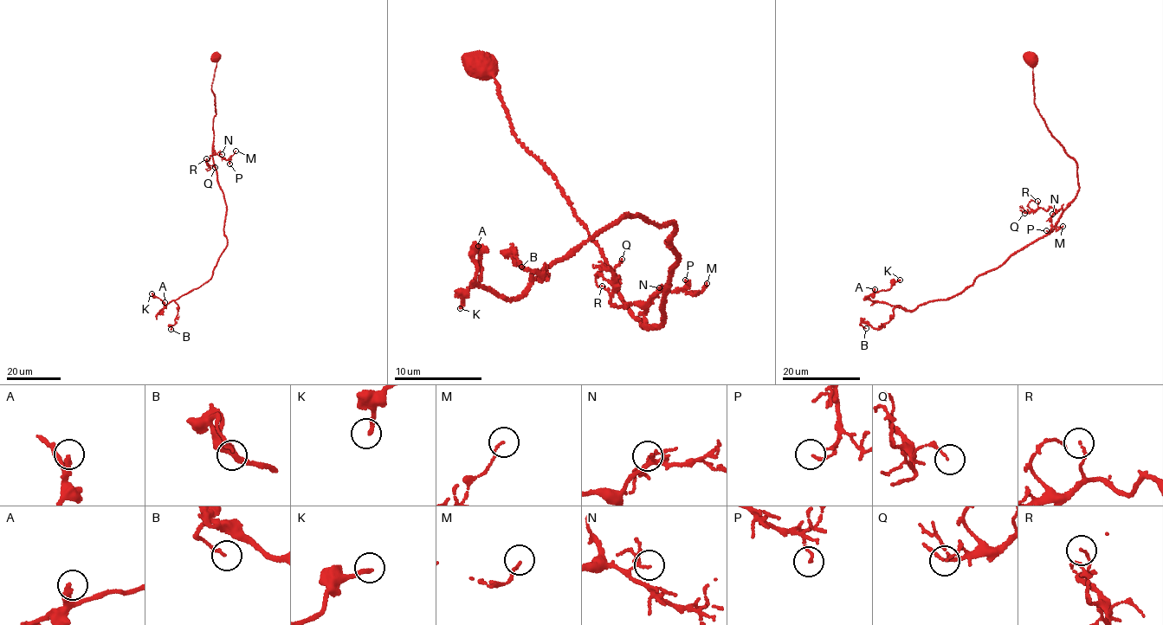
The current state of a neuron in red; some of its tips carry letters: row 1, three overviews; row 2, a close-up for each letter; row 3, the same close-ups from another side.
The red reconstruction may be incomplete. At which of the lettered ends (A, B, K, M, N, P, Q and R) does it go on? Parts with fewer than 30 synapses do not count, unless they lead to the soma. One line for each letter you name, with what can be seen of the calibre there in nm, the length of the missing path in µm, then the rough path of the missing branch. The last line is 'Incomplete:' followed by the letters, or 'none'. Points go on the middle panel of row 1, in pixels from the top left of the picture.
Incomplete: none

